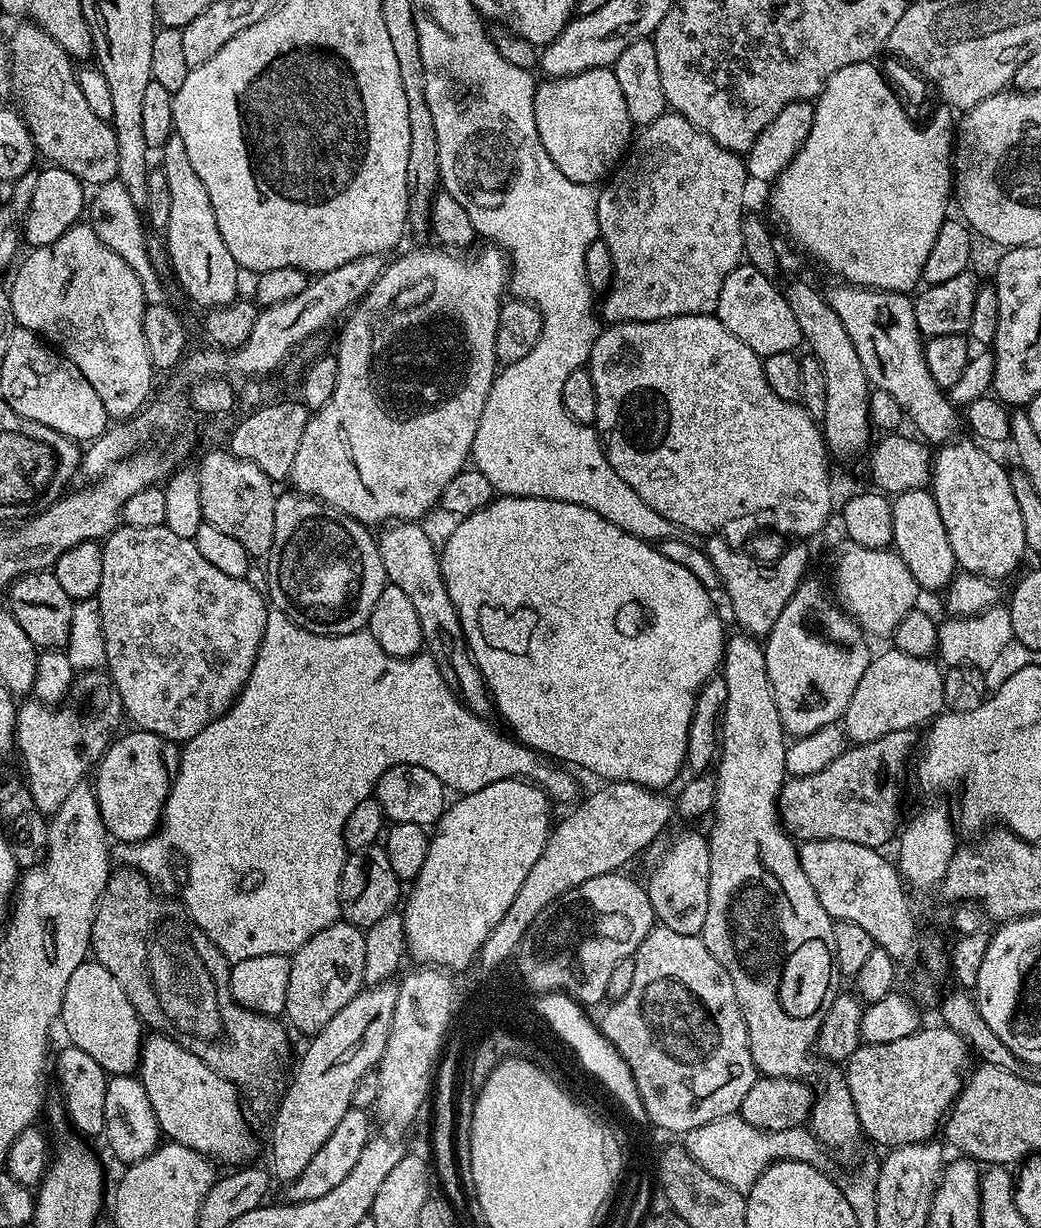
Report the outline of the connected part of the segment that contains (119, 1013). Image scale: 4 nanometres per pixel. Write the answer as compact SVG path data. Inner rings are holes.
M95 958L85 960L74 974L70 974L58 1020L61 1025L64 1023L67 1043L78 1050L86 1050L109 1077L131 1076L139 1069L140 1045L146 1035L141 1018L130 998L126 998L126 990L118 986L118 978Z

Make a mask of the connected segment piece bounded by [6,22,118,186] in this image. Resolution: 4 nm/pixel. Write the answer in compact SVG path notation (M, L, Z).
M20 22L16 29L12 32L12 41L6 44L8 49L8 61L12 64L12 82L11 87L16 88L16 92L20 95L20 104L18 103L19 111L22 113L24 122L27 124L30 134L32 135L32 141L36 144L36 151L41 157L44 156L48 159L49 165L61 168L62 170L70 170L70 174L74 174L85 186L99 186L117 179L116 171L118 170L118 145L115 142L115 130L112 128L111 123L105 122L98 118L98 114L94 114L94 110L90 110L90 105L86 103L86 98L82 94L82 86L78 86L78 80L76 78L77 69L72 68L74 65L73 57L69 56L67 52L64 52L62 46L58 44L50 36L43 32L40 27L31 22Z

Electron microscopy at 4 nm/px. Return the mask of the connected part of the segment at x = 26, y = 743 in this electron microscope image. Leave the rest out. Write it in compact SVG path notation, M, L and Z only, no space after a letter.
M104 670L79 673L67 697L55 706L28 698L17 707L14 748L24 759L23 779L37 810L45 814L56 812L66 802L70 790L85 783L84 775L93 771L124 719L122 698L112 677Z

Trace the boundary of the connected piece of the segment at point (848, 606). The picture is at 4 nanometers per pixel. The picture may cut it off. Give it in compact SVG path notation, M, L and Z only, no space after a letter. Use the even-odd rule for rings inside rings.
M845 539L843 543L836 552L836 570L832 581L835 597L844 611L859 624L861 632L869 637L891 637L898 622L906 618L910 609L917 607L919 600L916 599L922 596L918 582L914 582L914 574L910 574L906 562L902 562L895 550L870 550L850 539Z

